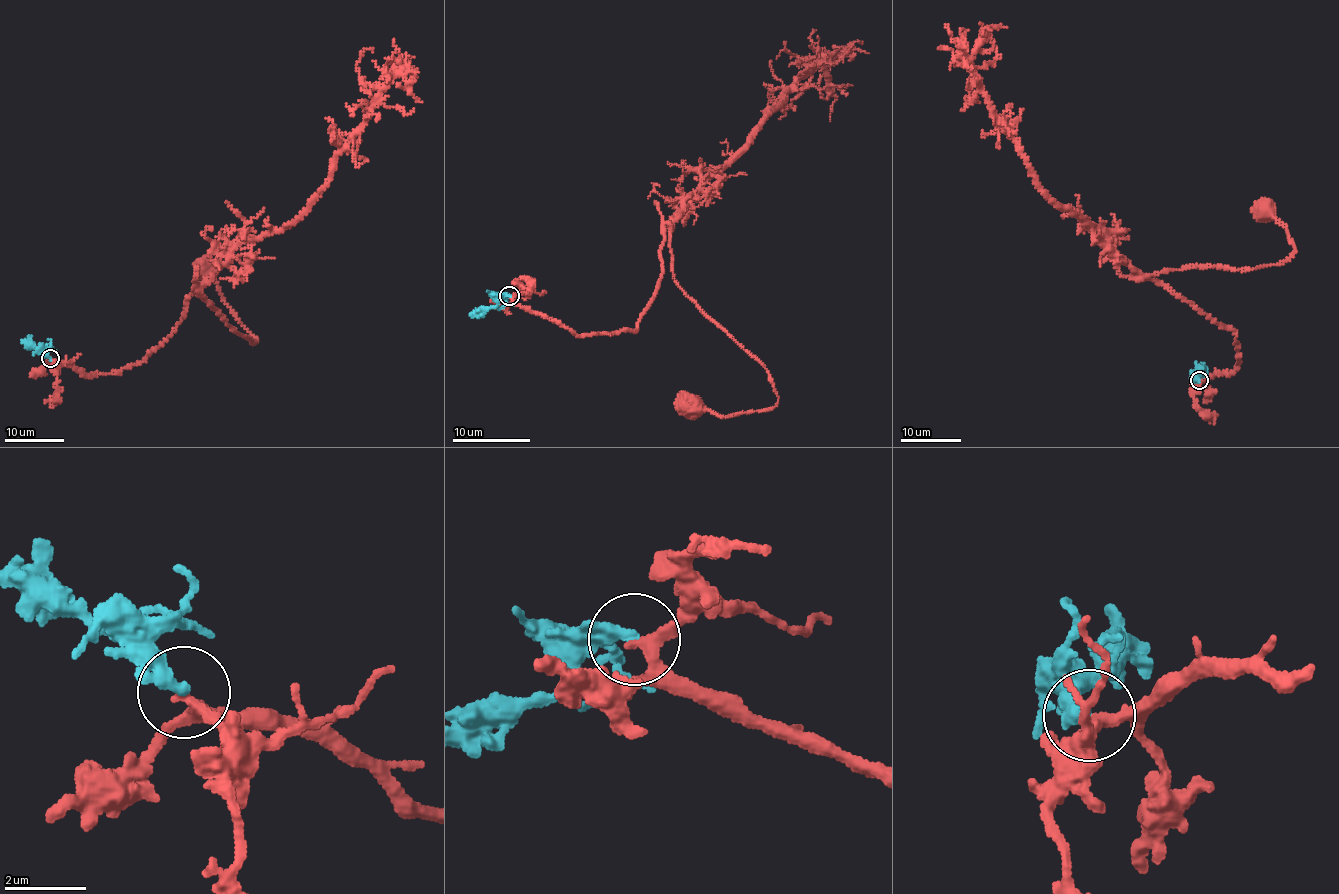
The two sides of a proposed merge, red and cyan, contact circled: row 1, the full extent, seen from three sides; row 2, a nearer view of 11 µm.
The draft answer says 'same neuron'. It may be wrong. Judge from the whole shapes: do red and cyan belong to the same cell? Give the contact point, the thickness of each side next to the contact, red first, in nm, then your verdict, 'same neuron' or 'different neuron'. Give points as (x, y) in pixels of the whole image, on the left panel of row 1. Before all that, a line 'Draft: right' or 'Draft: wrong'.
Draft: right
at (50, 358); 280 nm thick on the red side, 360 nm on the other; same neuron

